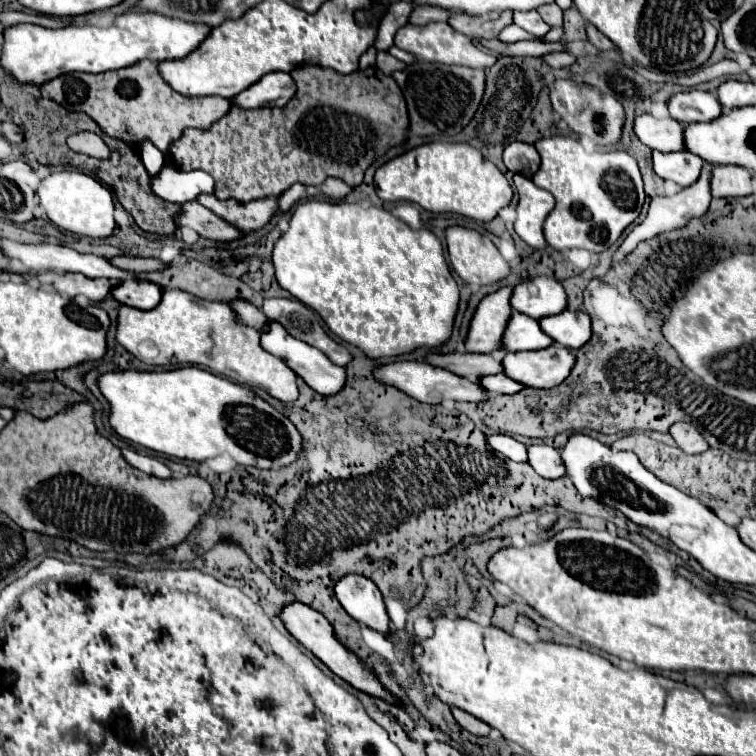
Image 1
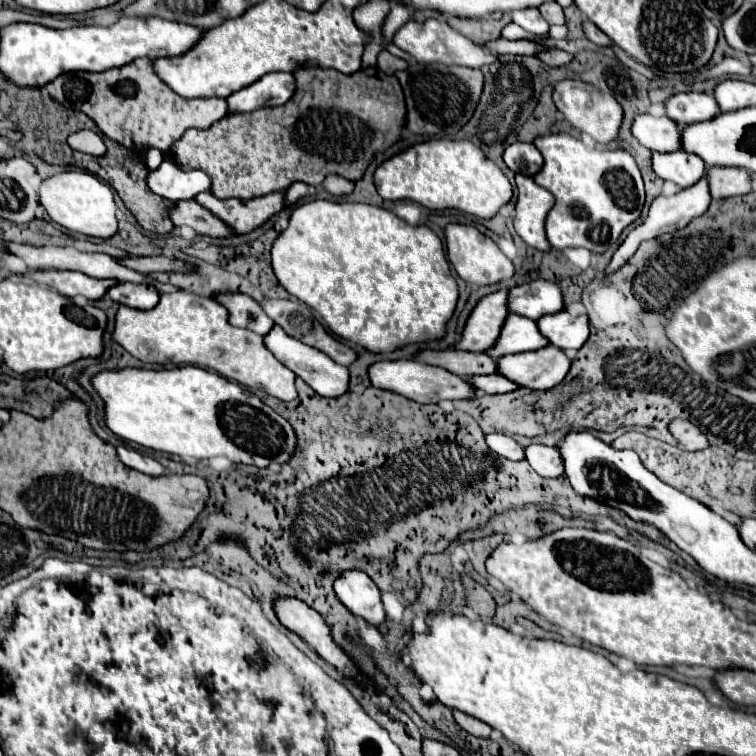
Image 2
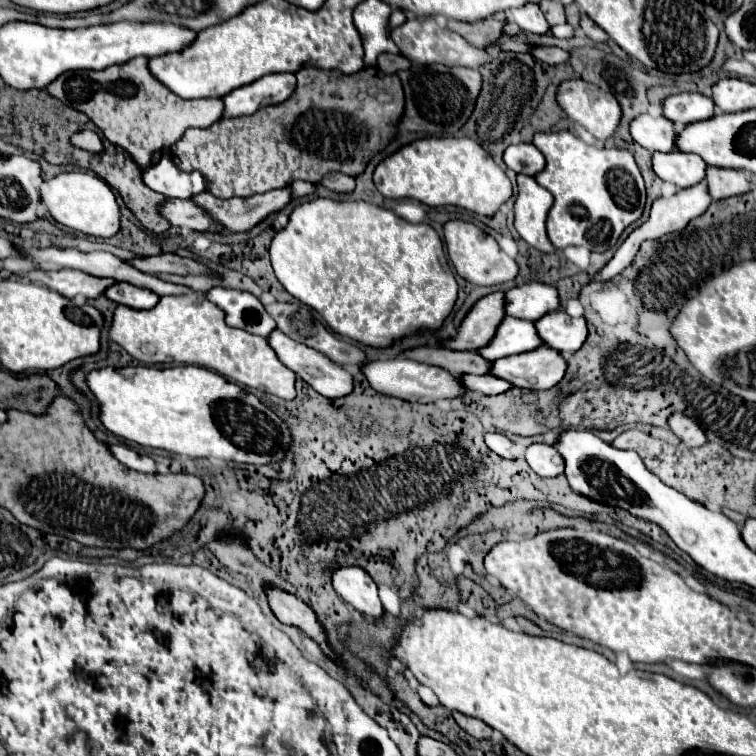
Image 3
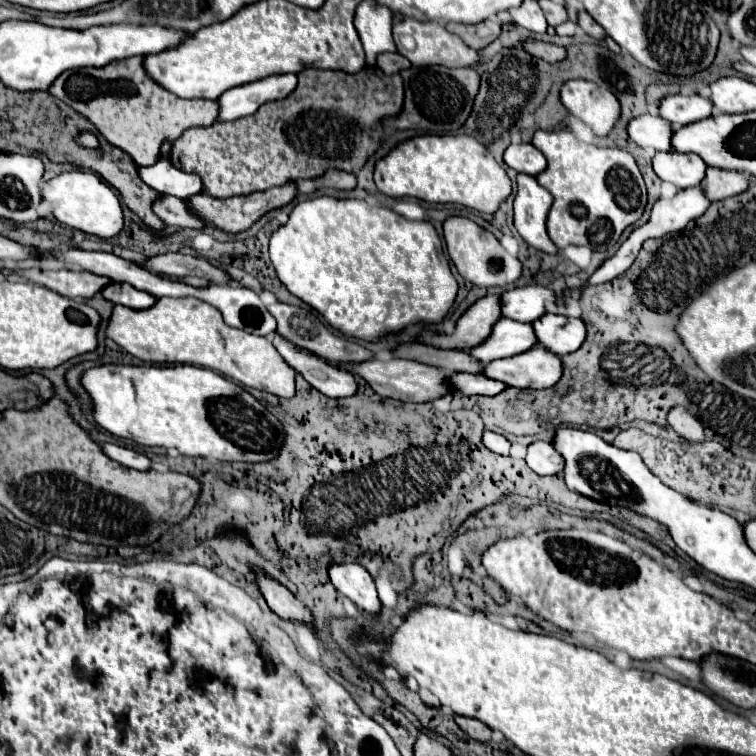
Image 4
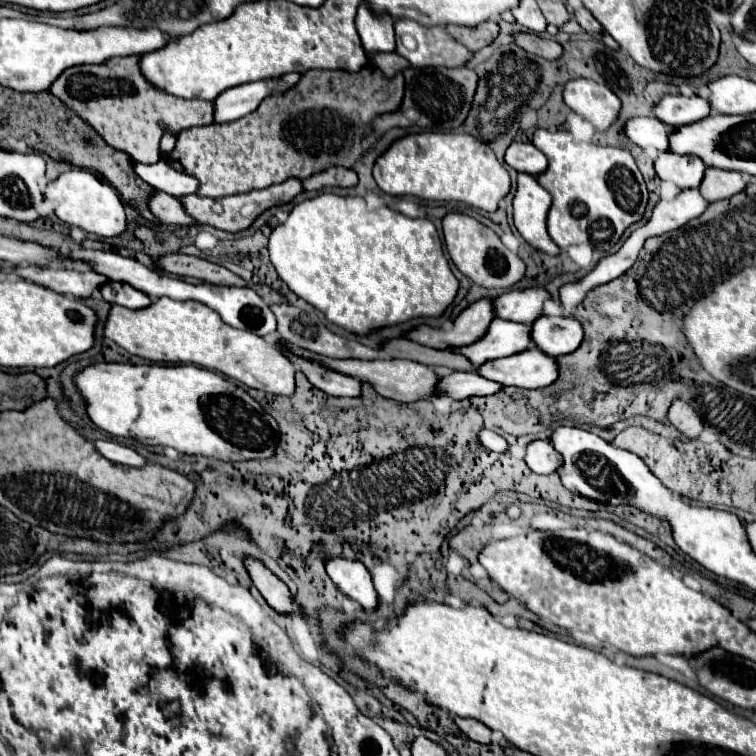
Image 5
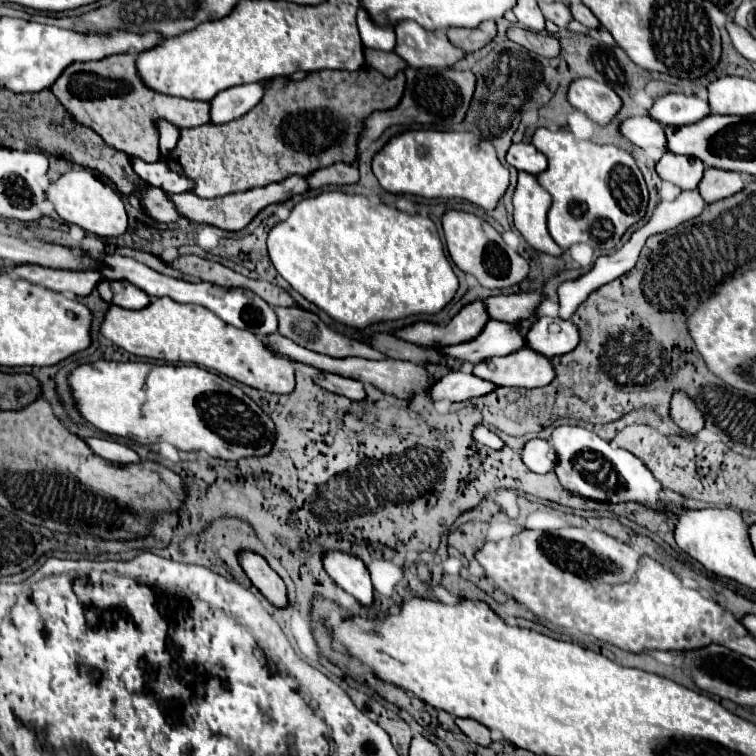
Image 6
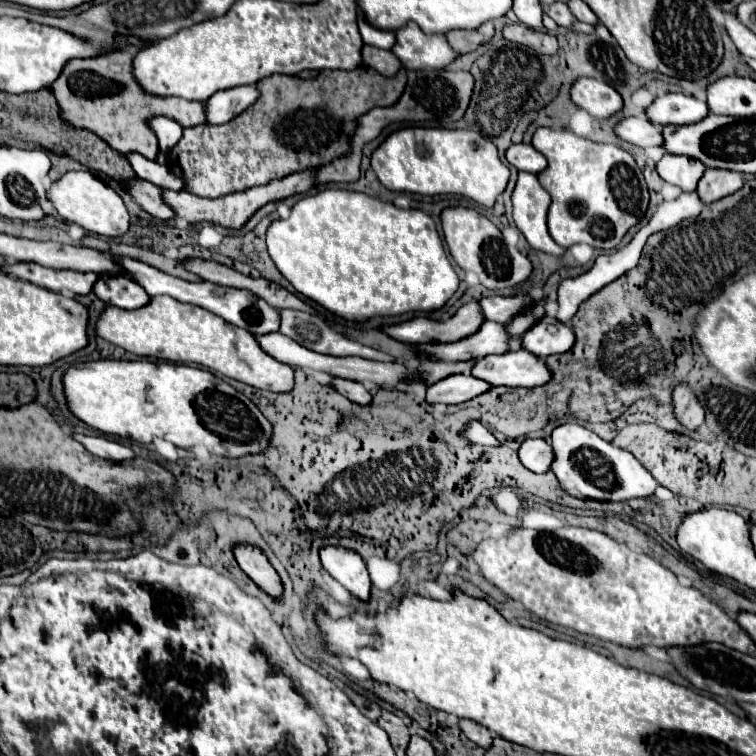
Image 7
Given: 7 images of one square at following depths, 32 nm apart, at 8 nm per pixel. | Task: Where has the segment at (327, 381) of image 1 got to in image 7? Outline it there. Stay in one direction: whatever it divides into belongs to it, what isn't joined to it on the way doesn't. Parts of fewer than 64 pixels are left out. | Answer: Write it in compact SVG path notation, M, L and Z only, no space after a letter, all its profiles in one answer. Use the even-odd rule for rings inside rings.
M334 378L334 386L338 392L342 392L342 396L346 396L350 402L354 402L358 406L370 406L372 404L372 394L360 382Z

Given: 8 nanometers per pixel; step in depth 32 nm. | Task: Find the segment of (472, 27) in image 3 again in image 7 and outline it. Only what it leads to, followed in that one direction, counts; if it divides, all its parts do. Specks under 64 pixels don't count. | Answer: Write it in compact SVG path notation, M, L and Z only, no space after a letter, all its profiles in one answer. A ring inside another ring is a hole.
M476 28L472 32L448 32L446 38L450 42L450 46L454 48L456 54L466 54L476 50L480 44L488 42L494 36L494 28Z

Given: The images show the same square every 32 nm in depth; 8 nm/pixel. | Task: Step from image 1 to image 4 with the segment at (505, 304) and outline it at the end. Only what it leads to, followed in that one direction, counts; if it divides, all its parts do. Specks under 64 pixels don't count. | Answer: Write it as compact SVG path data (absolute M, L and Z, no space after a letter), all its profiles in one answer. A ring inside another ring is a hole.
M484 296L478 302L474 302L456 322L456 328L452 334L436 332L430 328L424 328L420 334L420 342L434 346L434 348L454 348L454 350L468 350L488 332L492 330L492 324L500 318L500 296Z

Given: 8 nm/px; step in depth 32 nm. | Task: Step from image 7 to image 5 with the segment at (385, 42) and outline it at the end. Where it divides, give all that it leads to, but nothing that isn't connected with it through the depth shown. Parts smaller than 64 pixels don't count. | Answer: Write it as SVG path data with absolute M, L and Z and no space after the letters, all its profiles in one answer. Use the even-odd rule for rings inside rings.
M362 2L356 14L356 28L362 38L362 46L366 54L374 52L392 52L394 50L394 22L386 14L378 18L370 8Z

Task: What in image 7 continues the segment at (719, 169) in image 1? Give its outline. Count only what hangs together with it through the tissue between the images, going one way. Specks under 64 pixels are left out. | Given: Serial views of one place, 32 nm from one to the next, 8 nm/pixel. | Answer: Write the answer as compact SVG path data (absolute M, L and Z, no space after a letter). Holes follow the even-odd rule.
M706 170L698 184L698 196L704 204L712 204L712 202L740 190L742 184L744 184L744 178L740 172Z

